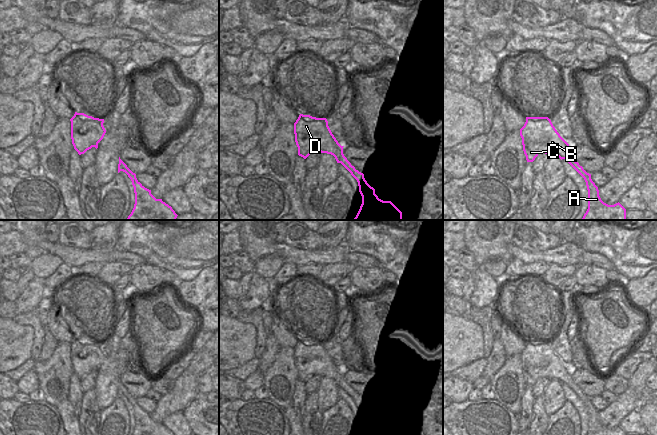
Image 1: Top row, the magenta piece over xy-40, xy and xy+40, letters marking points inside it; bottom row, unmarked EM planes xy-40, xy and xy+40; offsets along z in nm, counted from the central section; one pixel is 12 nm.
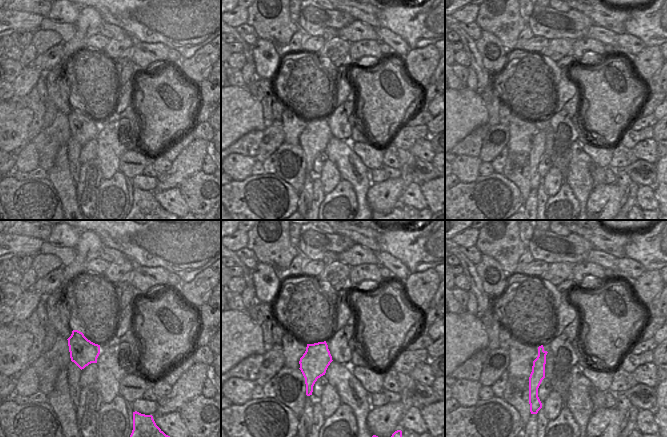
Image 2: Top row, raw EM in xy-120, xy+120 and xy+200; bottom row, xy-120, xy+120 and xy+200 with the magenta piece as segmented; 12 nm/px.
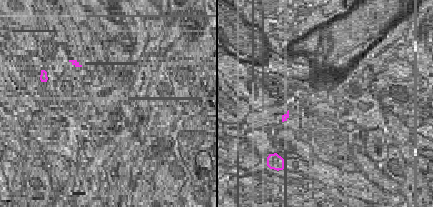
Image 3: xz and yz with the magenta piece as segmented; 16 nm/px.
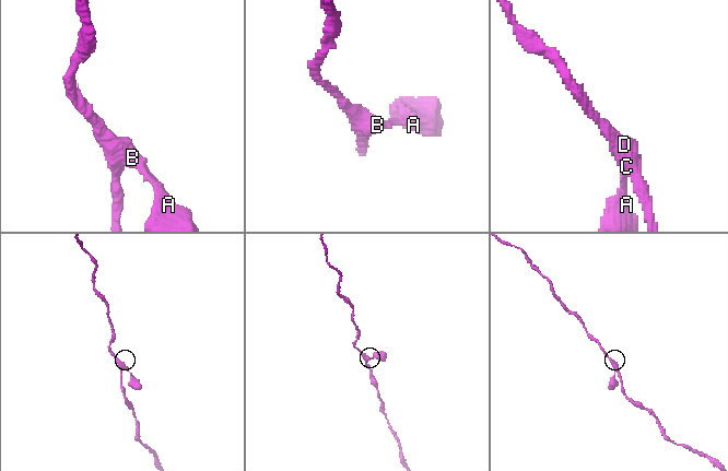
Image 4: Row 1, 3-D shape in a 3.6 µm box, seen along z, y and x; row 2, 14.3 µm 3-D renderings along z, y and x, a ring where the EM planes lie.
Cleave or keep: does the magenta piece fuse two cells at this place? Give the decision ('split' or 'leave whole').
leave whole

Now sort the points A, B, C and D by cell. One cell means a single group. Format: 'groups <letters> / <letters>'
groups A B C D

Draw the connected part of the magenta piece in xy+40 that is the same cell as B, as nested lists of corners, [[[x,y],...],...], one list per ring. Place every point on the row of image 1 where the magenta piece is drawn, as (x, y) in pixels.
[[[526,117],[520,136],[527,162],[533,162],[541,153],[555,155],[565,159],[584,178],[588,190],[588,209],[581,220],[626,220],[626,209],[619,202],[608,205],[601,200],[591,174],[575,161],[569,144],[548,117]]]

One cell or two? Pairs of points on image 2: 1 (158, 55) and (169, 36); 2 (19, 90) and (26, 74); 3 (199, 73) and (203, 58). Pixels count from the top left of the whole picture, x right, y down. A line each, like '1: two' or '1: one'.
1: two
2: one
3: one

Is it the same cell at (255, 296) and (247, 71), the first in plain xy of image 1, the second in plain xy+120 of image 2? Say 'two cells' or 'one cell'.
two cells

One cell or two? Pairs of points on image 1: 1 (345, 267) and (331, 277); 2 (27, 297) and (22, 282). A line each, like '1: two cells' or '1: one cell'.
1: one cell
2: two cells

